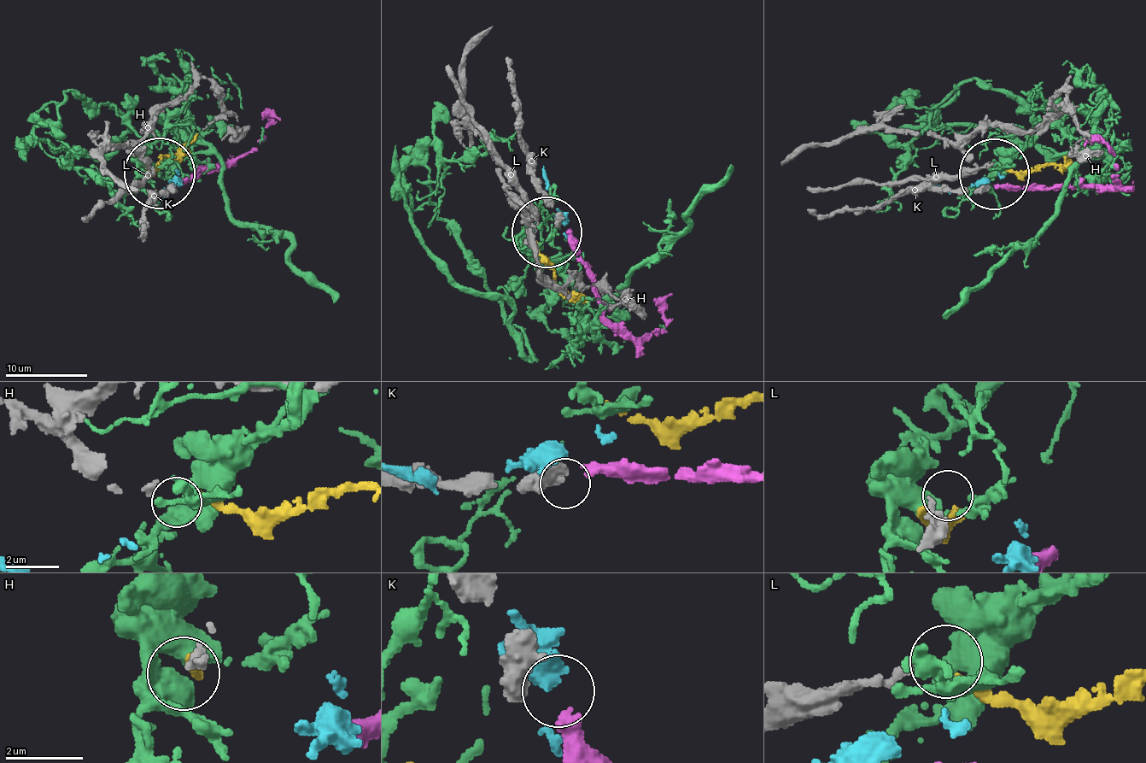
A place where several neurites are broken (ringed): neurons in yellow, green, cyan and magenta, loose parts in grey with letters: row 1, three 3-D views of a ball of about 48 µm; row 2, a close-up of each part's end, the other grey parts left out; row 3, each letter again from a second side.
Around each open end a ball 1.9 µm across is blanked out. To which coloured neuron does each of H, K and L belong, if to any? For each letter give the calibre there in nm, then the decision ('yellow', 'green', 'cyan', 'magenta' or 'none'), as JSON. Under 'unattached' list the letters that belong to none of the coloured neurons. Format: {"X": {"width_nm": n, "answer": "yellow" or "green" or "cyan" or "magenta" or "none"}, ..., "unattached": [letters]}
{"H": {"width_nm": 200, "answer": "yellow"}, "K": {"width_nm": 800, "answer": "magenta"}, "L": {"width_nm": 220, "answer": "none"}, "unattached": ["L"]}

